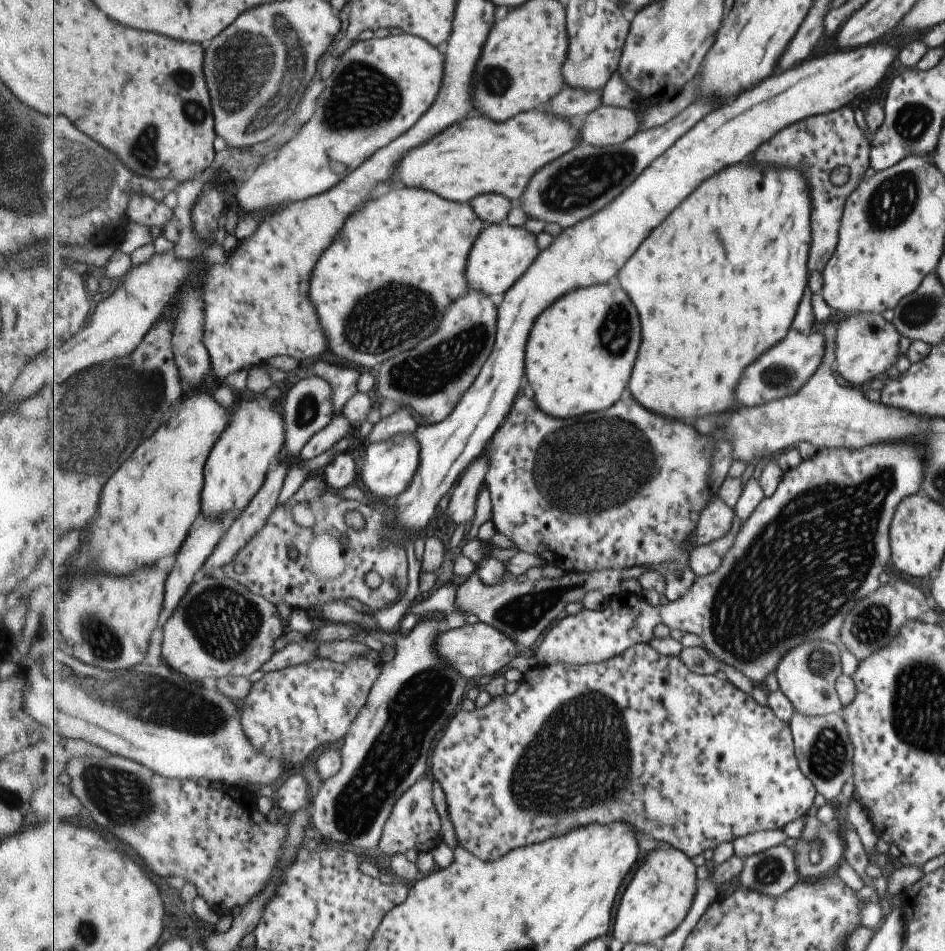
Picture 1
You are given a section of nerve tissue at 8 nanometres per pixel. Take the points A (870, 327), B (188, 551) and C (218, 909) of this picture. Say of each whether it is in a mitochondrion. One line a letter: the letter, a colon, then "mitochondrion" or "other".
A: mitochondrion
B: other
C: other

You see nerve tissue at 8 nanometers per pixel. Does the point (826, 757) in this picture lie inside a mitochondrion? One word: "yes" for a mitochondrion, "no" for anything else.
yes

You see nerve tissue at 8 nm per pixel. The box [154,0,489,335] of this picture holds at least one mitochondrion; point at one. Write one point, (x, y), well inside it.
(253, 70)

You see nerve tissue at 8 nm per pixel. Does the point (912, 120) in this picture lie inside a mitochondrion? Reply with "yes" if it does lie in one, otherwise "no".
yes

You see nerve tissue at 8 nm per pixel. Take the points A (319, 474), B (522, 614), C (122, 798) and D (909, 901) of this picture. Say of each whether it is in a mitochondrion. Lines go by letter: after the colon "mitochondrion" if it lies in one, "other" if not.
A: other
B: mitochondrion
C: mitochondrion
D: other

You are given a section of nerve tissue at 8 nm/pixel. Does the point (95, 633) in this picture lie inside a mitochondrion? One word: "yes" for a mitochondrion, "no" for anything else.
yes

